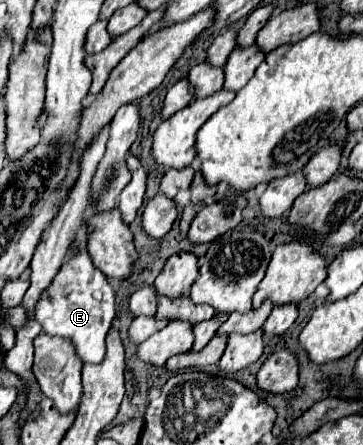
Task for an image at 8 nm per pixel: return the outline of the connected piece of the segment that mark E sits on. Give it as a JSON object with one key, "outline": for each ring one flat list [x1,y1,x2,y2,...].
{"outline":[[85,248,69,250,69,258,51,280,51,286,37,300,33,316,43,326,45,334,67,338,83,364,103,362,105,334,115,318,115,292,107,276,93,266]]}

